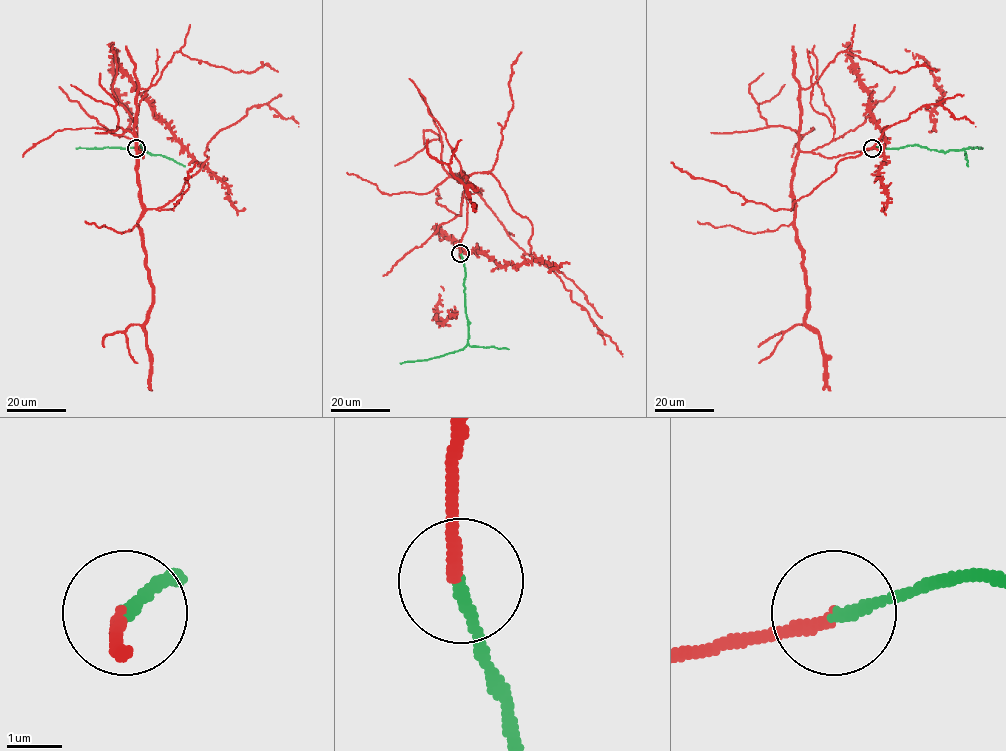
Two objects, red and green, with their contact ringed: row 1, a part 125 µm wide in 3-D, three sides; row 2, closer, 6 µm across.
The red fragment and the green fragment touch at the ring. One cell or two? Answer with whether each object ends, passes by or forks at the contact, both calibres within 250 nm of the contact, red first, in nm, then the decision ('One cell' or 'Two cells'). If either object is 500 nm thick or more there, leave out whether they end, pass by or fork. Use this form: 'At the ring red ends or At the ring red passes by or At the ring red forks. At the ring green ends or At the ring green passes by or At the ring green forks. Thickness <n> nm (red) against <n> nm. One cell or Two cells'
At the ring red ends. At the ring green ends. Thickness 200 nm (red) against 200 nm. One cell

